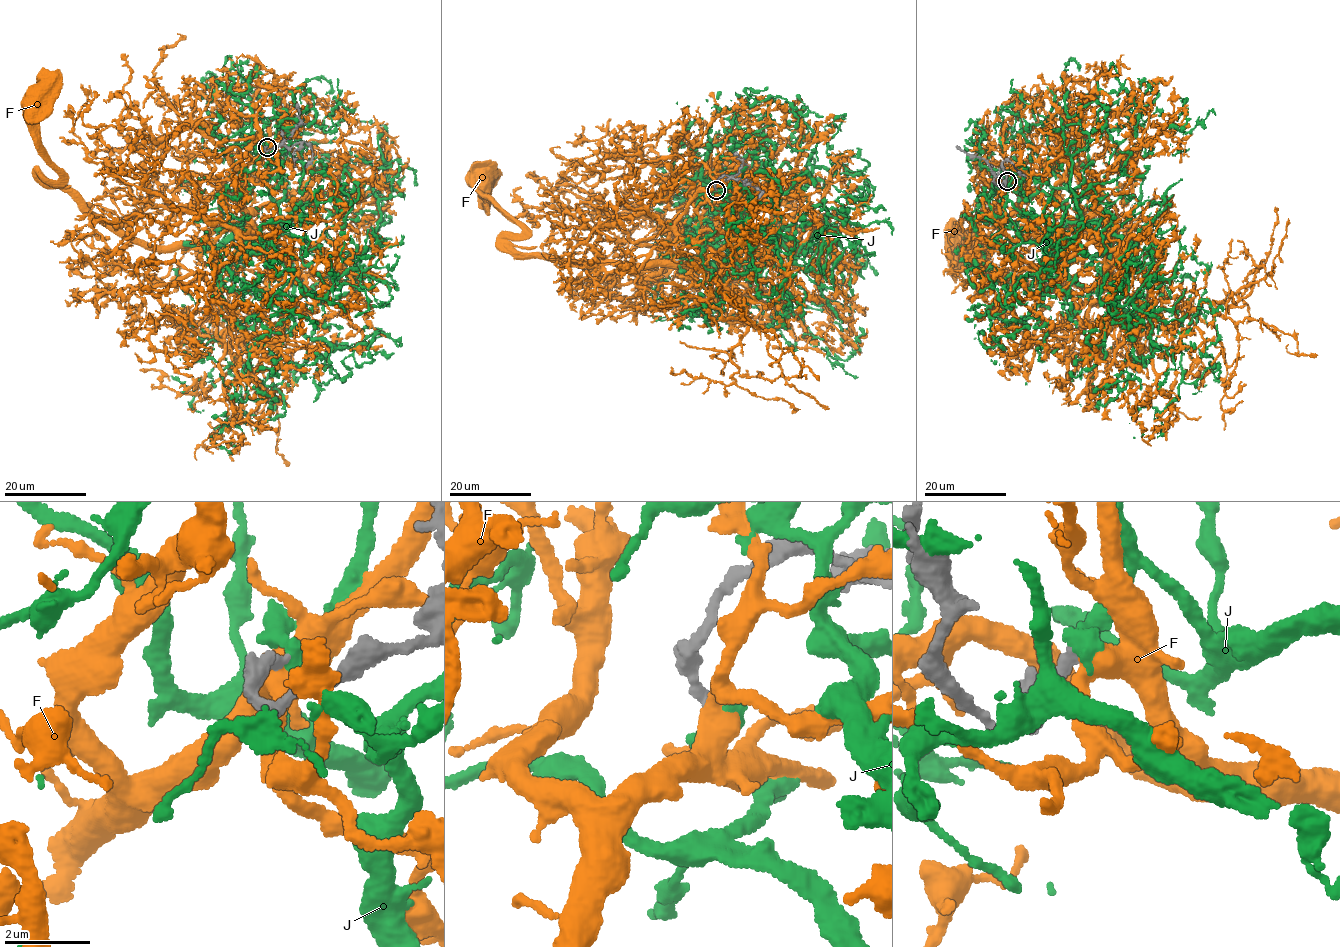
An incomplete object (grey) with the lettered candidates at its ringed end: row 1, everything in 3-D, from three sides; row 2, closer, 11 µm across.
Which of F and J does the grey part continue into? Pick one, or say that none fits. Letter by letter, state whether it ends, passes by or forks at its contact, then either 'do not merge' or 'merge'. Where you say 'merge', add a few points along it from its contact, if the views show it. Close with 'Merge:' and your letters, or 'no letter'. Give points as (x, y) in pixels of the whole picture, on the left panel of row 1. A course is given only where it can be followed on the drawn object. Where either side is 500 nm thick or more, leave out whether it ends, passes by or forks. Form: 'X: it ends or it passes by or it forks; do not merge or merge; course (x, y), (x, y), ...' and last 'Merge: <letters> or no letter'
F: do not merge
J: it ends; do not merge
Merge: no letter

